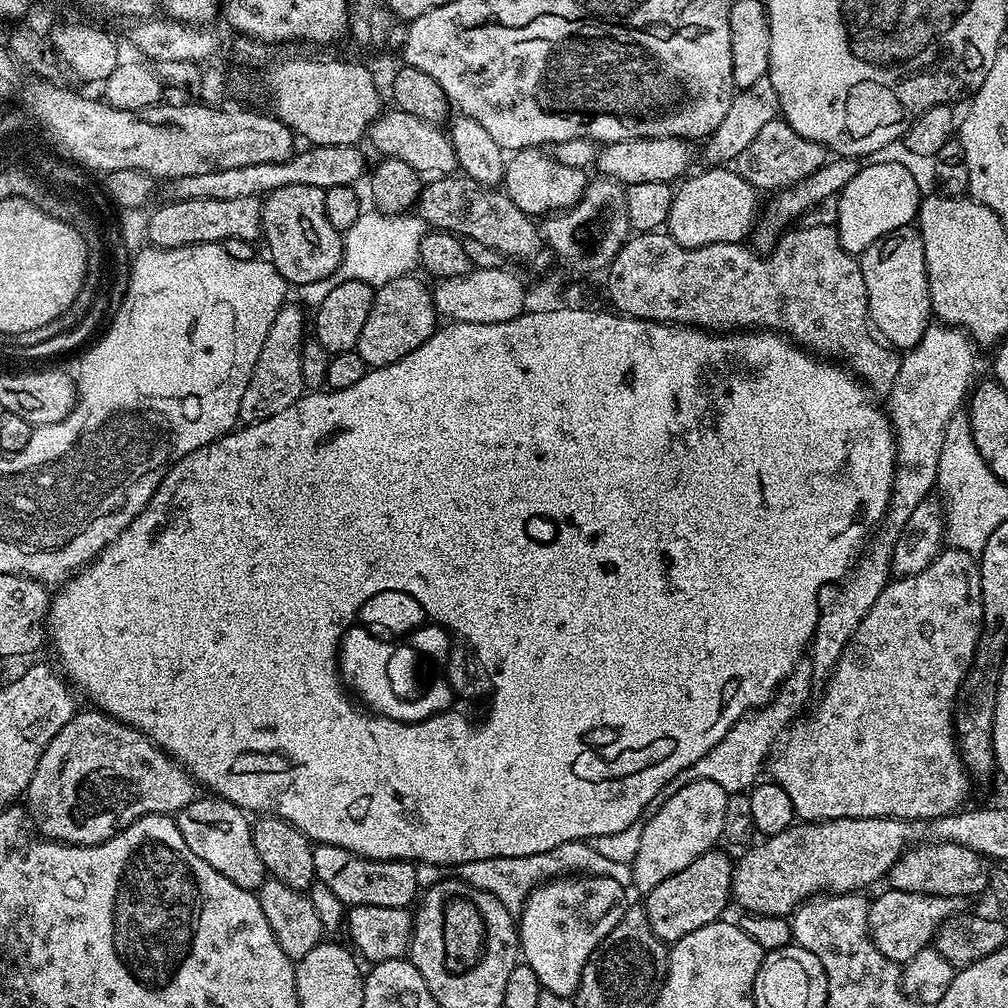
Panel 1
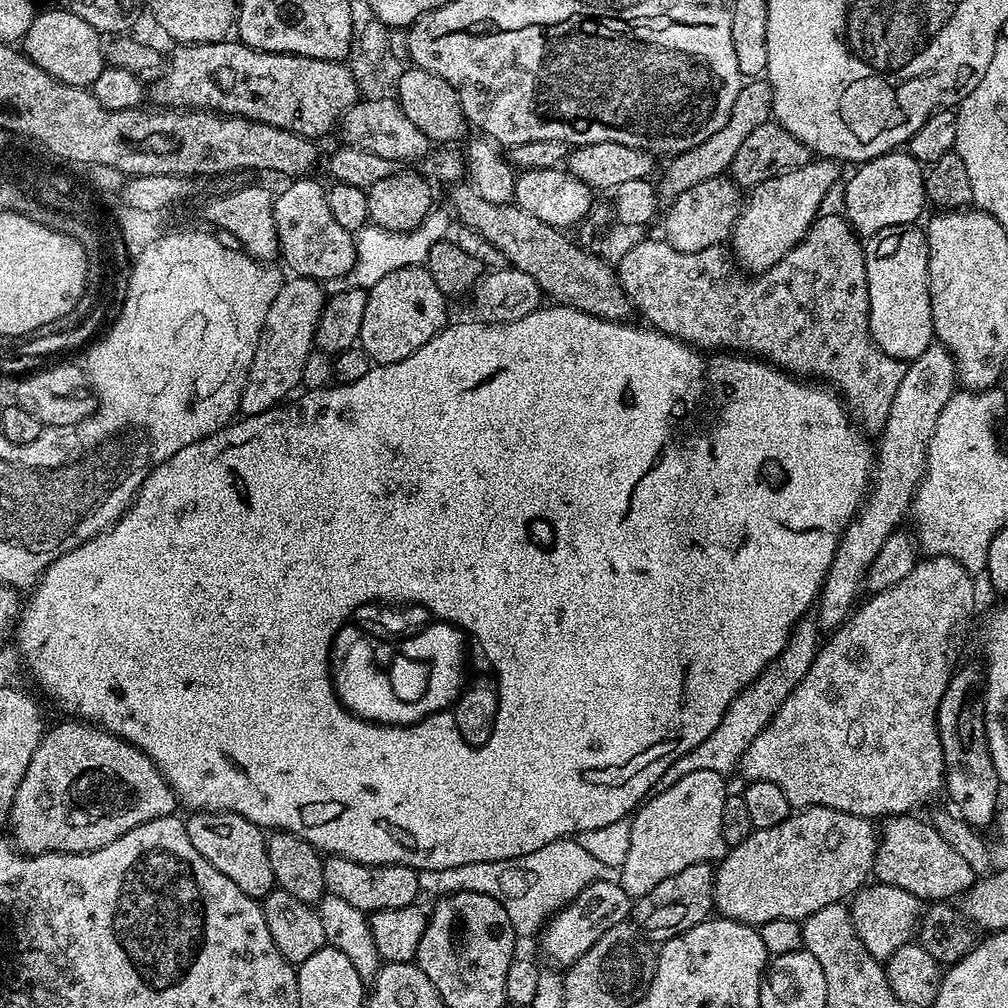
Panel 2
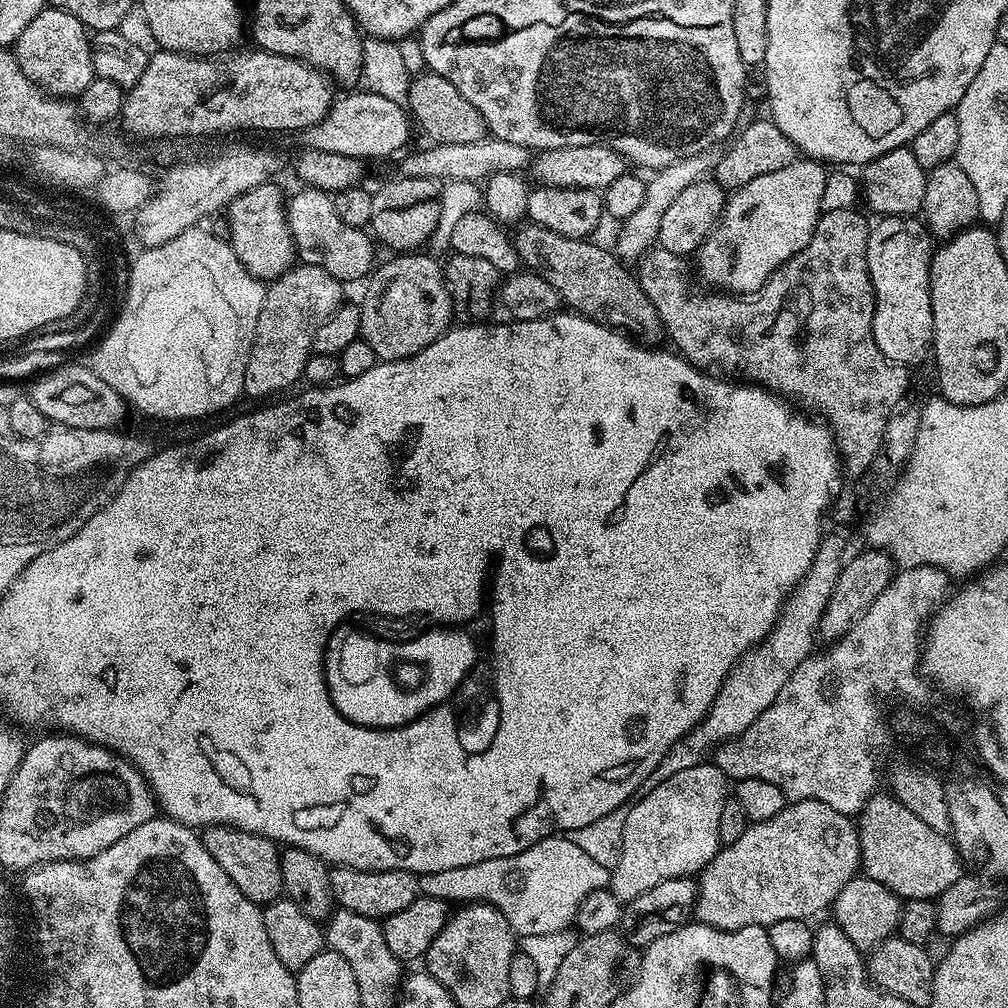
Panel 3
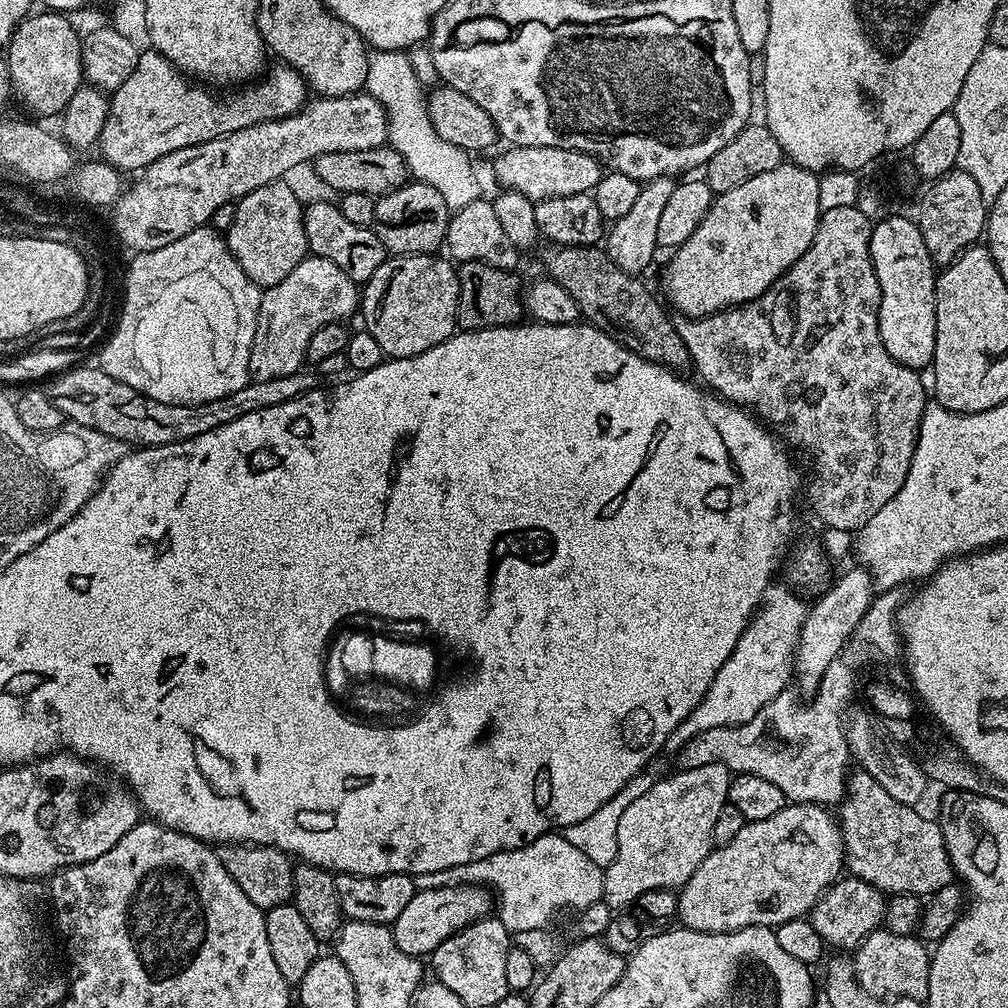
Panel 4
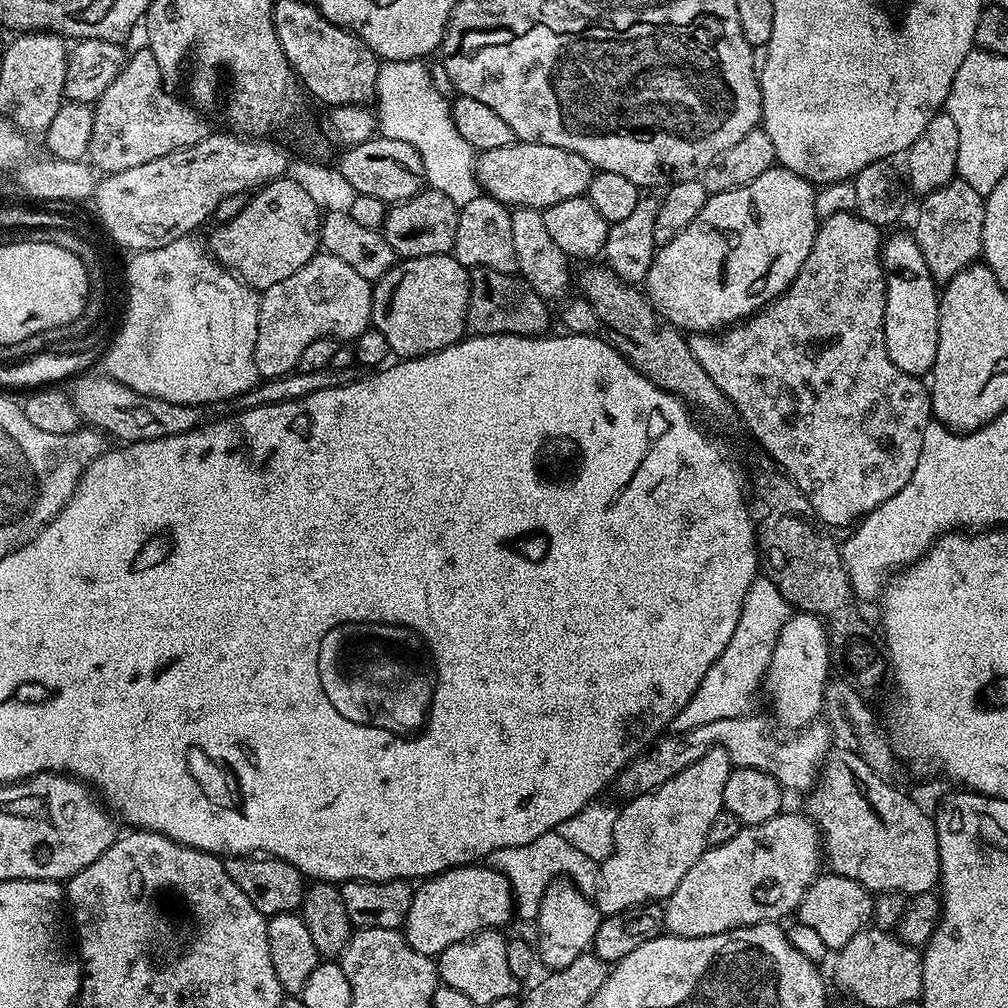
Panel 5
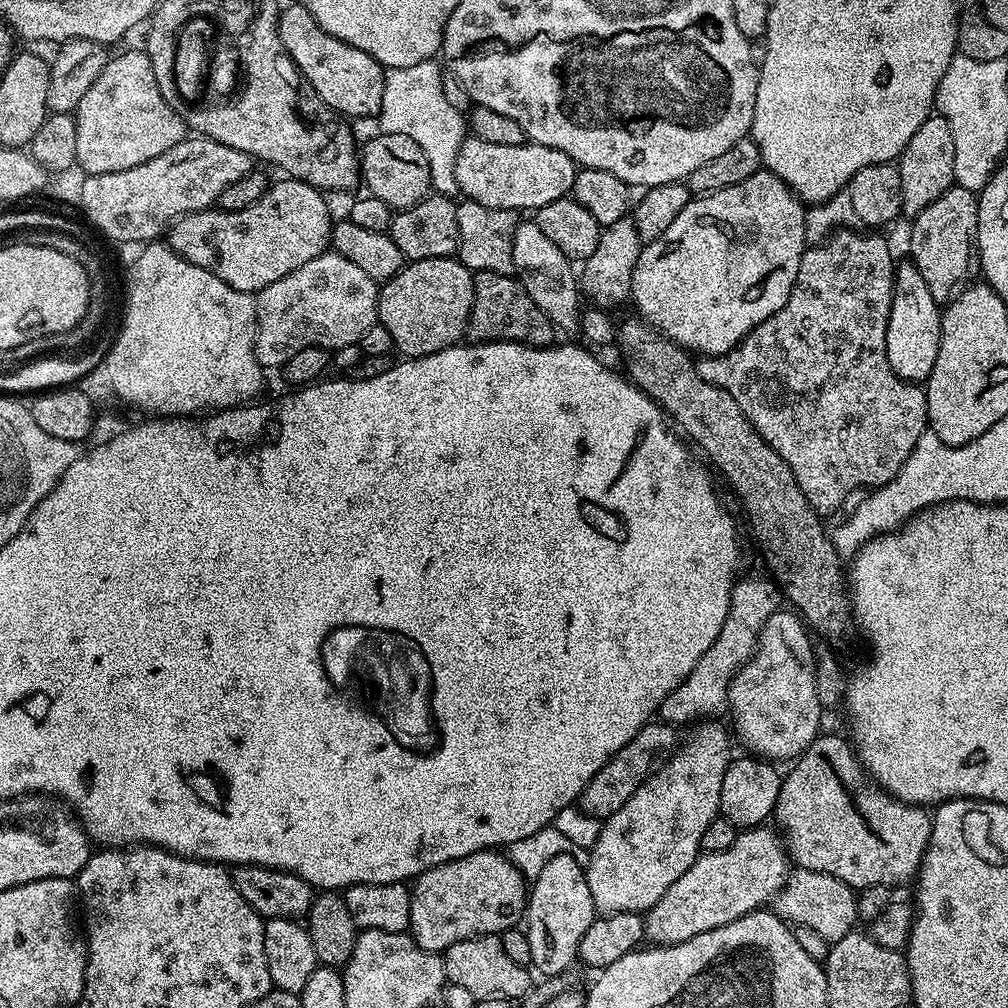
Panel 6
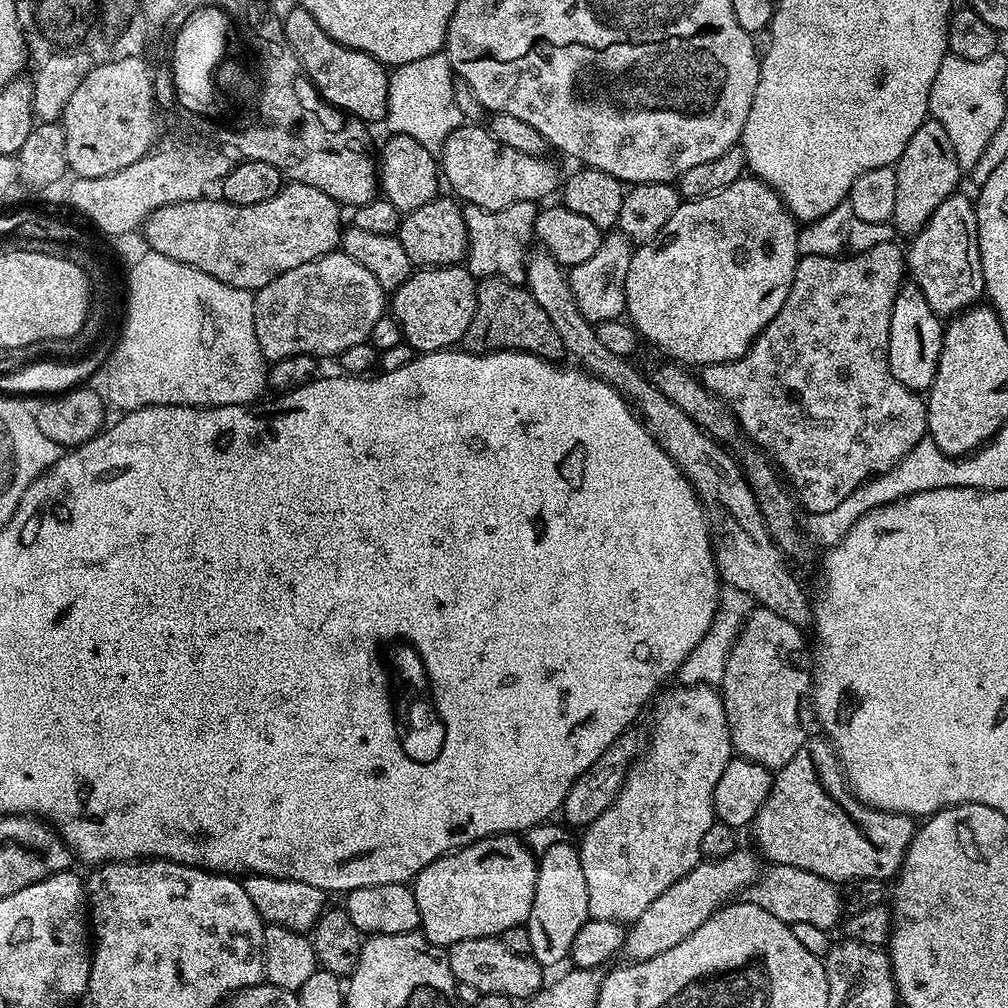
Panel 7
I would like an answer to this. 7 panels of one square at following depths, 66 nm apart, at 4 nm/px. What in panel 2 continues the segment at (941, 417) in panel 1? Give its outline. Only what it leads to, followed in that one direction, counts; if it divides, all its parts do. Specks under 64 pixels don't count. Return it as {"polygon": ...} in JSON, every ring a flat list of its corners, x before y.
{"polygon":[[933,342,929,348,922,350,918,358,910,361,906,374,902,374,898,394,894,394,894,402,890,402,890,414,879,433,880,445,877,443,874,448,874,467,868,495,859,512,846,526,834,554,834,562,818,593,818,624,821,629,839,628,857,607,861,599,860,588,862,592,869,566,878,556,878,550,882,550,886,538,901,527,900,519,903,516,905,519,912,507,916,488,926,470,928,443,938,414,957,388,956,363,952,361,947,348,939,342]]}

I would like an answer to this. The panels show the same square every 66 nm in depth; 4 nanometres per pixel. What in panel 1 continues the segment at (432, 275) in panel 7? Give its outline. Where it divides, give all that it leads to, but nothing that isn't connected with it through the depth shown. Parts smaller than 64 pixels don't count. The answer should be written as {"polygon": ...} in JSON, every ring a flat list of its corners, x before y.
{"polygon":[[409,274,394,278,393,281,388,281,375,289,376,297,370,306,370,315,366,317,366,326,362,326,362,334,358,334,358,342,354,349,368,363,369,369,390,366,394,362,406,358,406,354,418,350,418,346,422,346,422,342,429,340,436,331,438,313,432,301,432,288,424,285,417,276]]}

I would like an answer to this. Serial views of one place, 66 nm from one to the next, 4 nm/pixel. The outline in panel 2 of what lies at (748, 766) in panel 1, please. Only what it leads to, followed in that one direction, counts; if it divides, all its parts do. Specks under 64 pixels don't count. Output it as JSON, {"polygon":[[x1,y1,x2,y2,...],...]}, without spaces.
{"polygon":[[805,618,798,621,782,654,778,654,776,660,769,662,764,668,764,673,754,683,747,684,736,695,734,702,730,702,722,722,718,722,718,728,710,734,710,738,706,738,704,742,694,746,694,750,679,756,668,767,666,774,662,774,662,778,658,778,656,788,674,786,674,782,678,782,678,778,682,778,686,774,694,774,694,770,714,770,721,774,735,773,746,746,750,746,750,742,754,742,754,738,758,738,760,731,770,723,772,715,780,709,785,698,796,689,798,682,802,682,802,678,806,678,806,670,810,670,818,651,818,645,822,640,822,636,819,634,821,635,815,619]]}

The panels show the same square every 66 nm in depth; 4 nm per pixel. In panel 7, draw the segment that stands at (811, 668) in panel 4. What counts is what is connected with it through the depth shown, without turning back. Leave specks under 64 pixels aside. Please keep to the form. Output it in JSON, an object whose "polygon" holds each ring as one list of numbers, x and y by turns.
{"polygon":[[761,606,753,607,752,613,748,615,748,619,744,621,744,627,740,629,740,635,736,637,736,640,732,643,732,649,728,651,728,657,726,658,726,666,724,667,724,677,721,678,718,691,720,697,722,698,722,702,724,703,724,709,726,710,726,722,730,726,730,738,732,739,732,750,733,753,737,757,743,758,745,760,749,760,750,762,758,762,758,766,766,766,767,768,771,768,773,770,778,770,782,766,786,766,786,762,790,762,790,758,794,758,794,754,798,754,798,746,802,746,802,742,806,739,806,731,804,732,804,724,800,721,800,707,805,707,806,701,809,699,810,693,812,691,812,669,810,667,810,656,806,651,806,644,804,648,804,638,806,638,805,633,795,628,790,624,785,618,779,617,778,614,774,614,773,610,768,610]]}

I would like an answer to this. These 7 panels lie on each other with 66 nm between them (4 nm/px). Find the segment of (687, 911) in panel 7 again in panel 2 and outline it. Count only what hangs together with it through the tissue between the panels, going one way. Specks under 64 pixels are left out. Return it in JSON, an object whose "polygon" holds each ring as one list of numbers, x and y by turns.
{"polygon":[[826,806,793,811,791,816,778,822,778,826,755,829,746,842,729,847,724,859,714,868,716,881,712,902,715,911,725,920,739,920,753,926,774,922,774,918,802,922,826,906,847,901,869,883,876,861,877,843,878,828,869,817,846,814]]}

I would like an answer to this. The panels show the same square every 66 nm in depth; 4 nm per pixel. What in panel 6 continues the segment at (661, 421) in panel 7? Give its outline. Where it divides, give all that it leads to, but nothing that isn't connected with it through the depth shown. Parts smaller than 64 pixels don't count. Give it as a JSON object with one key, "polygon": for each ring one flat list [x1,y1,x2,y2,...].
{"polygon":[[534,220,519,221,514,234,513,257,515,275,520,284,534,299,538,308,550,318,557,331,563,335,575,335,580,327,582,292,573,261,569,260,558,246,546,237]]}

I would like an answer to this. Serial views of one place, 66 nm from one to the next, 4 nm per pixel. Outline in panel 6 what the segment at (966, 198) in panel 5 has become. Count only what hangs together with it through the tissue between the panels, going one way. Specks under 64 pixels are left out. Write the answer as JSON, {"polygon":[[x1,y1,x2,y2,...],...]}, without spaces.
{"polygon":[[953,186,911,221,912,233,908,236,911,263,918,266,918,274,922,274,930,294,934,294,936,303,941,306,953,300,969,282,975,281,980,272,980,252,976,249,977,199,977,193]]}

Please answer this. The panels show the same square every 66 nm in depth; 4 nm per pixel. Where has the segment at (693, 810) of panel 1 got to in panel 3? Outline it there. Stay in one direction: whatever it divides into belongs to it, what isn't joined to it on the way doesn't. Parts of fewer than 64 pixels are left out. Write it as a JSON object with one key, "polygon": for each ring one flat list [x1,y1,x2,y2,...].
{"polygon":[[715,762,695,764,686,770,678,770,678,774,670,774,670,778,662,782,662,786,654,786,654,790,644,792,627,809,625,826,622,827,621,858,611,868,611,895,617,901,627,902,654,890,658,882,683,876,695,877,703,872,706,865,720,853,722,845,718,822,722,815,722,806,729,798,730,781]]}

